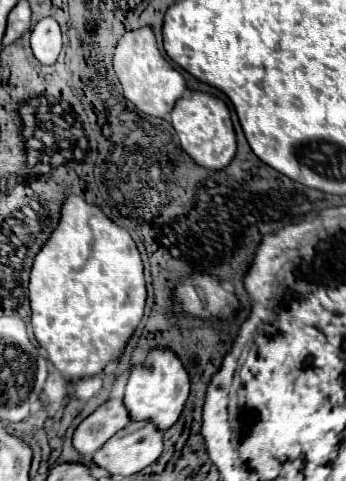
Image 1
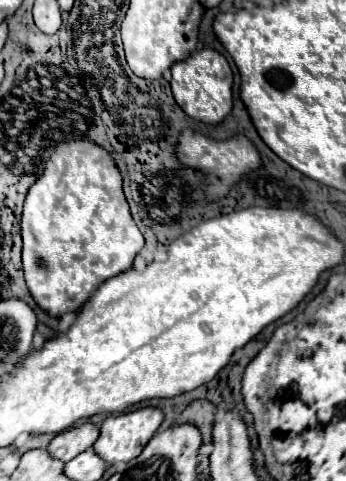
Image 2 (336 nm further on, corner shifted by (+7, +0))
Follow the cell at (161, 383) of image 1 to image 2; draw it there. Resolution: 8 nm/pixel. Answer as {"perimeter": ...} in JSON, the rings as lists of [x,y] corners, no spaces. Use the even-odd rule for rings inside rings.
{"perimeter":[[[142,407],[140,411],[108,415],[102,423],[100,437],[94,443],[94,451],[110,465],[132,461],[142,453],[162,421],[164,413],[158,407]]]}

